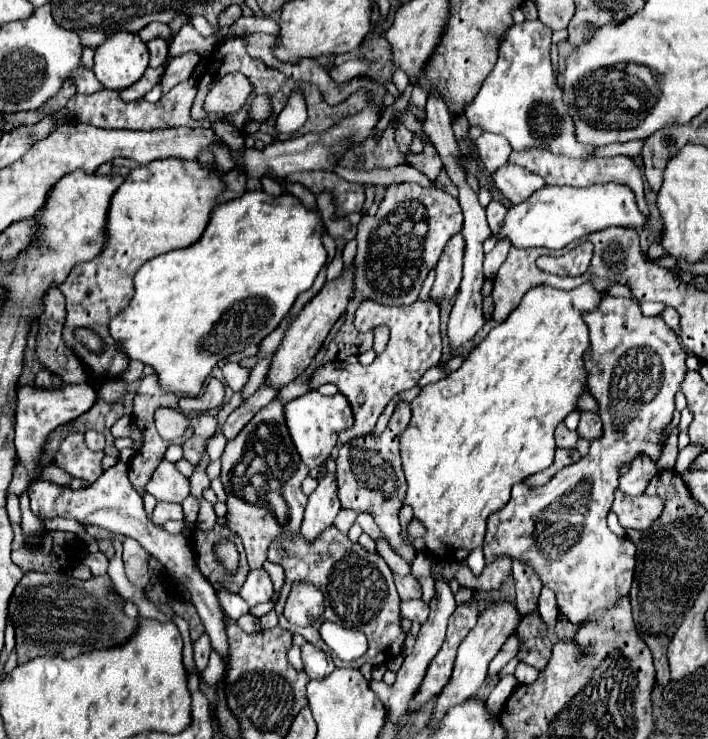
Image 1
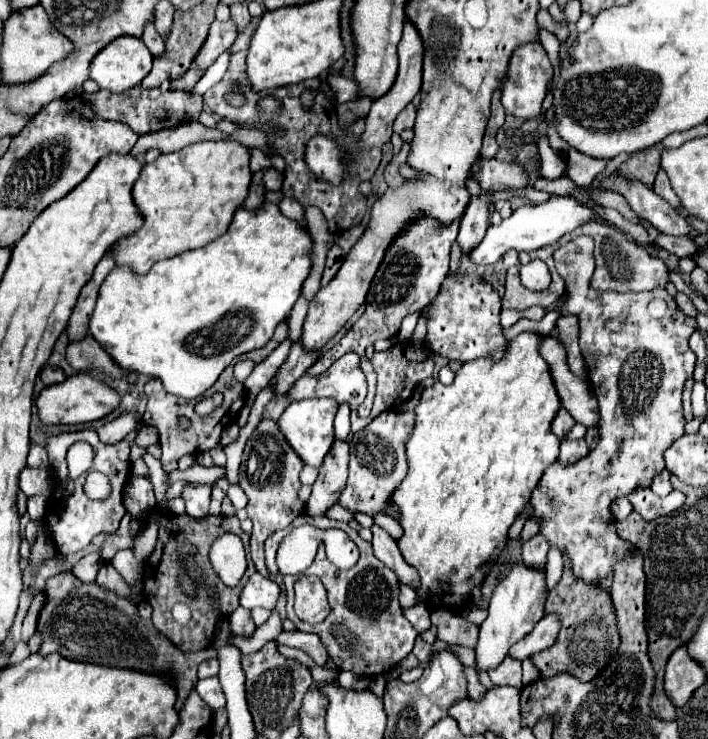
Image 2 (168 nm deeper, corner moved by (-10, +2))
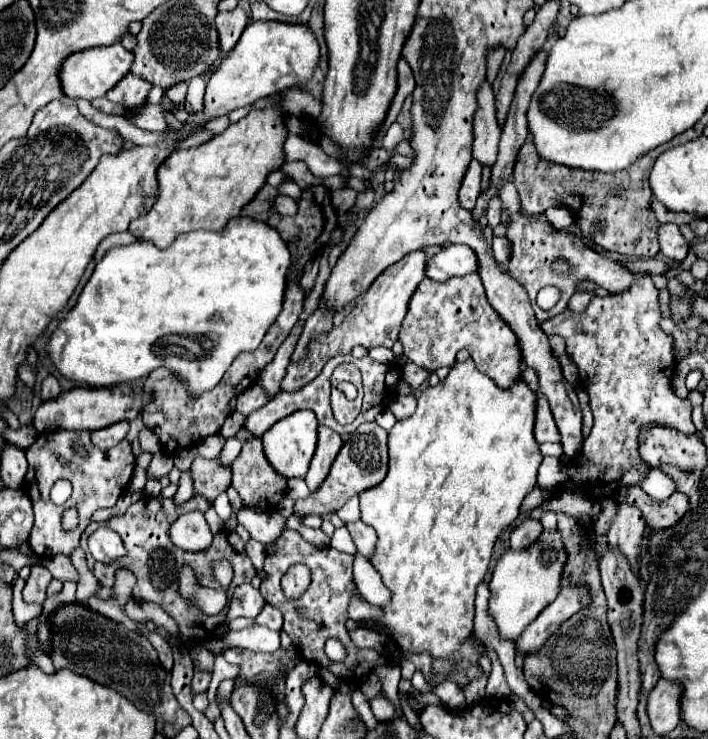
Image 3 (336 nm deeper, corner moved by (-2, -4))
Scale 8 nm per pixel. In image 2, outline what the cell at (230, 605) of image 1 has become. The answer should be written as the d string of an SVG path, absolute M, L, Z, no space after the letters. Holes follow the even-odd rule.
M238 608L234 610L230 616L228 616L228 622L230 622L230 630L234 636L246 636L250 638L256 630L252 618L250 618L250 610L244 610L244 608Z

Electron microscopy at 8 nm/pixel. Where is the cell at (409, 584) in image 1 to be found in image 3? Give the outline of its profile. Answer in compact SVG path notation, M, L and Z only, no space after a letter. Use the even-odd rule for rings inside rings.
M362 520L346 524L346 528L350 530L350 534L352 534L354 542L356 542L358 554L362 554L362 556L366 556L370 560L372 554L374 554L374 550L376 550L376 542L378 542L378 536L376 536L374 528L366 526Z

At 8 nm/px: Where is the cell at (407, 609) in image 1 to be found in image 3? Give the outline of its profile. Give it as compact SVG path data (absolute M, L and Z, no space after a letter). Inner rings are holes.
M358 554L354 560L354 580L356 580L360 594L370 604L386 606L392 600L392 592L384 586L376 568L370 564L370 560L366 560L364 556L358 556Z

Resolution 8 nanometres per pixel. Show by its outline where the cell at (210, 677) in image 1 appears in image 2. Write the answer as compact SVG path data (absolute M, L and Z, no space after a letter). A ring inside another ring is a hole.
M216 676L214 678L206 678L206 680L198 680L196 692L210 706L210 710L220 710L220 708L226 706L226 698L222 694L222 686L220 686Z

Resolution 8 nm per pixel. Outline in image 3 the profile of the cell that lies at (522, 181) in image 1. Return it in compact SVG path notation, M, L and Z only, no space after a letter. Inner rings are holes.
M478 160L470 162L470 168L464 176L462 188L460 188L460 204L466 210L472 210L476 204L476 198L480 194L480 182L482 182L482 164Z

